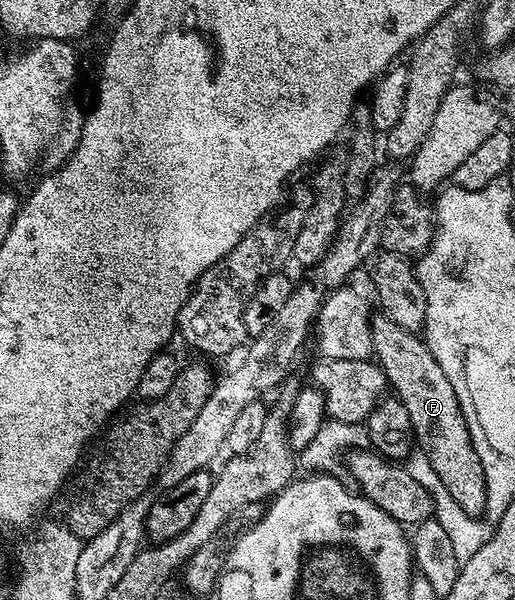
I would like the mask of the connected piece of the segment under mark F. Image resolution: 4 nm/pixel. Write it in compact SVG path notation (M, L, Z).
M383 312L375 313L370 324L373 355L391 389L397 391L397 399L406 406L417 447L426 453L431 468L452 498L451 503L464 513L479 517L487 509L485 472L445 371L417 333L406 330Z

